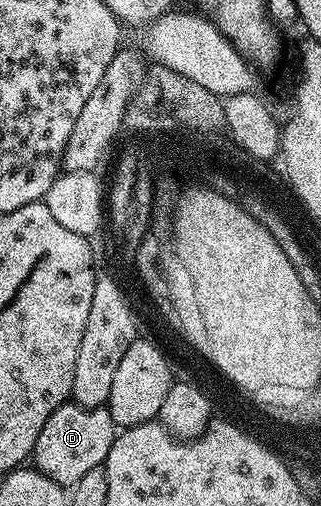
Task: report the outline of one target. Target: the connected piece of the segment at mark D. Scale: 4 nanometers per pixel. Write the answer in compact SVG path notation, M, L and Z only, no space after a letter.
M69 402L58 406L58 410L46 418L46 426L42 426L42 434L38 434L30 460L36 471L46 474L54 482L75 486L87 472L103 465L117 435L116 423L107 407L83 408L81 404Z

